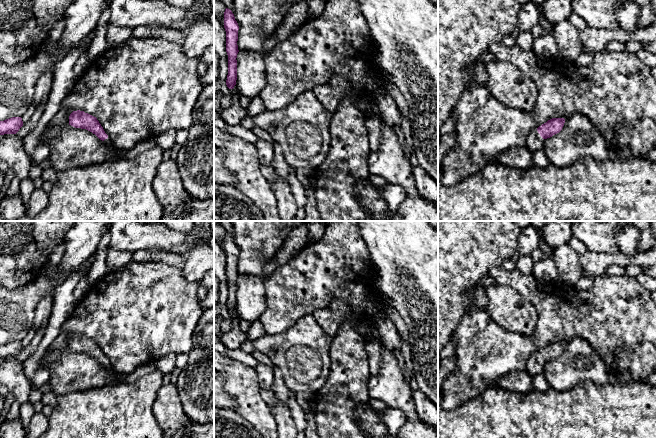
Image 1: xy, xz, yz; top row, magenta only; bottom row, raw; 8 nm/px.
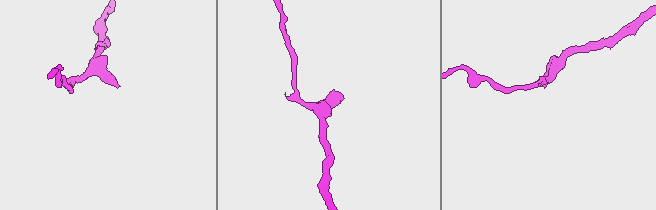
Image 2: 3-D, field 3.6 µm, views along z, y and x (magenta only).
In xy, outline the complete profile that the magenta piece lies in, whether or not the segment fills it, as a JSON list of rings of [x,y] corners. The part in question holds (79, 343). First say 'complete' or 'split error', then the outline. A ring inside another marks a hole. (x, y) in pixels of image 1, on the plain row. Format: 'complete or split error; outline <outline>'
split error; outline [[[73,335],[69,340],[69,349],[75,352],[86,353],[92,356],[100,364],[102,364],[108,372],[114,373],[110,362],[105,357],[103,351],[101,350],[96,341],[85,337],[84,335]]]

